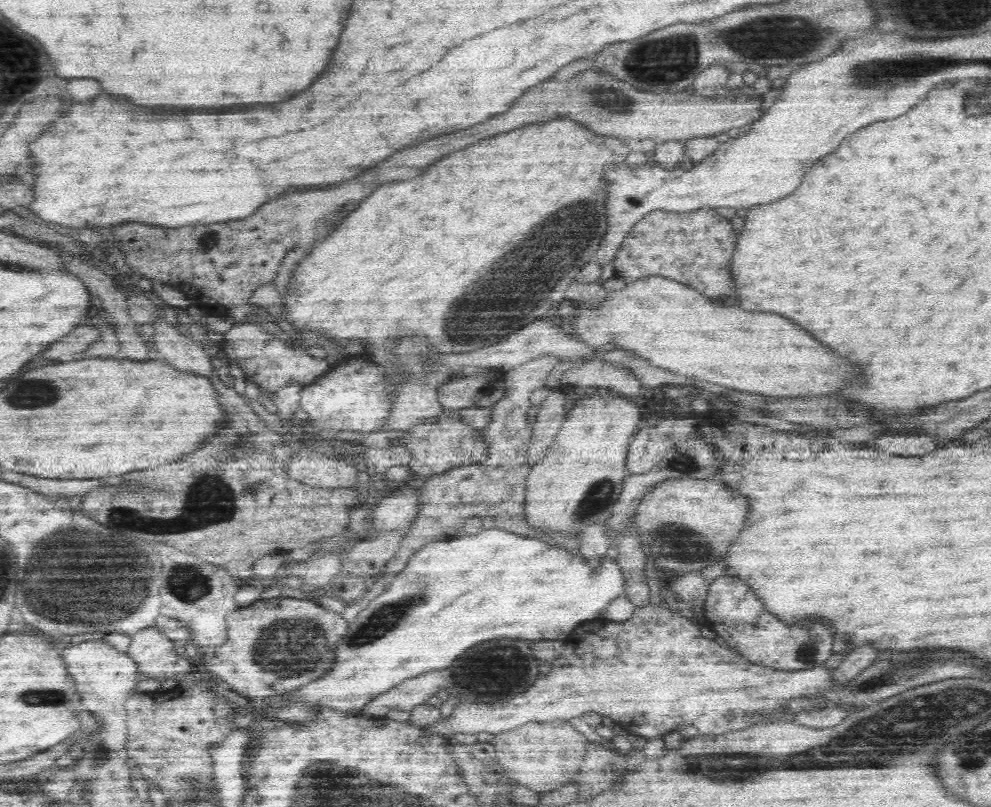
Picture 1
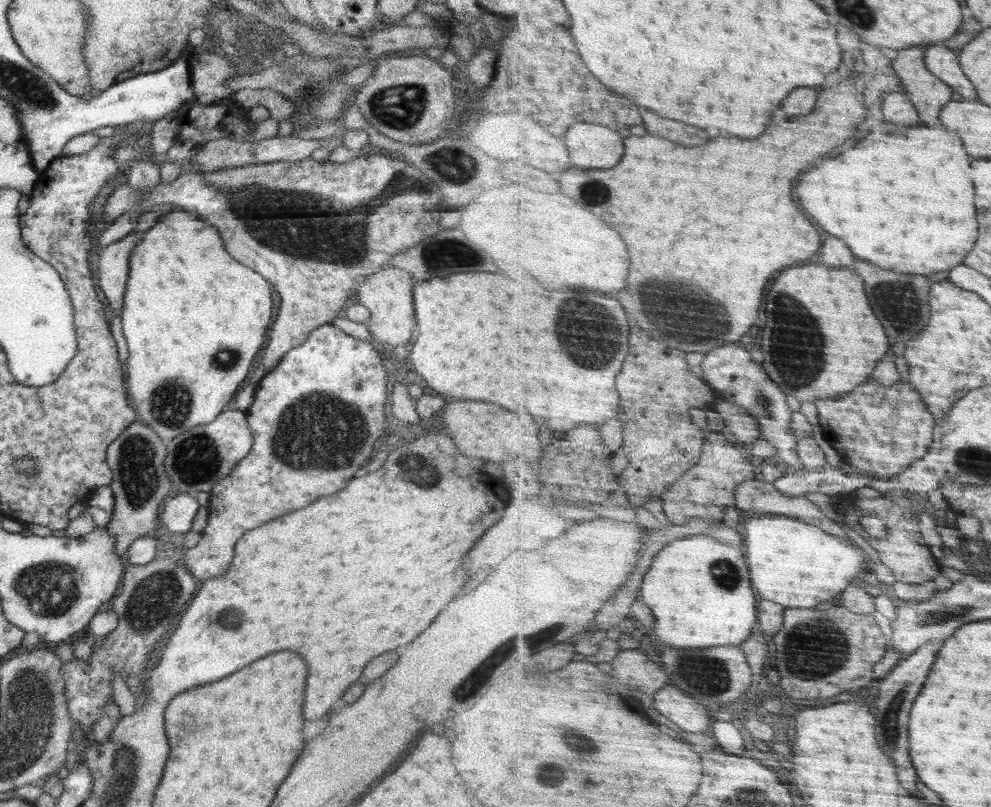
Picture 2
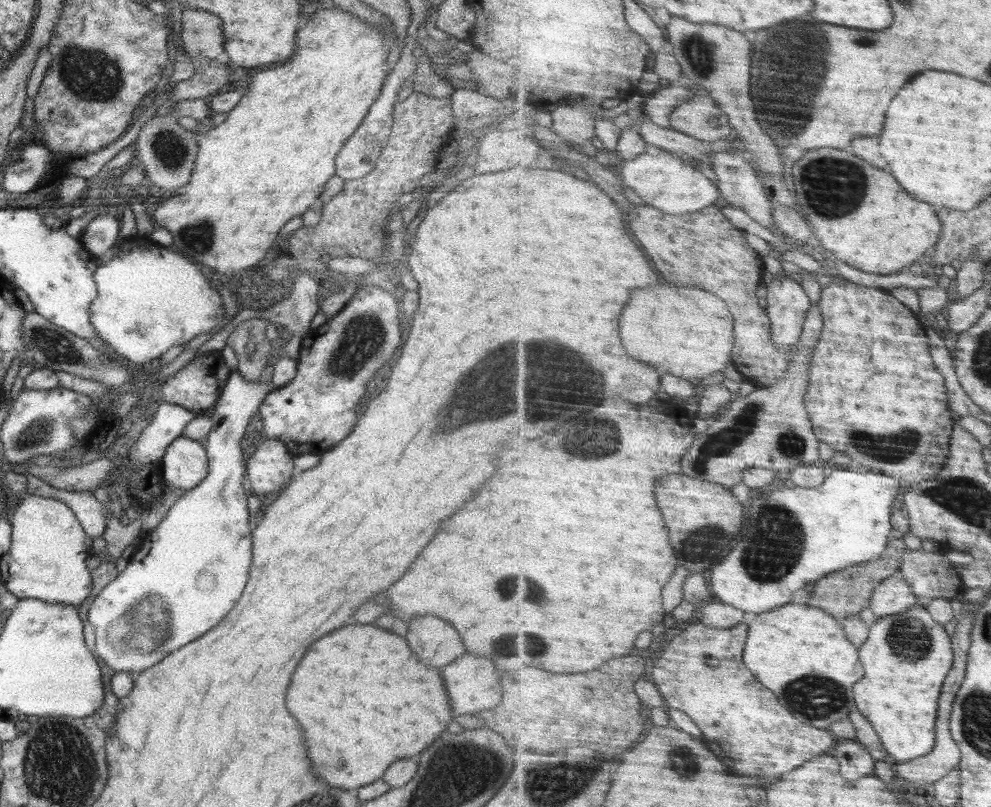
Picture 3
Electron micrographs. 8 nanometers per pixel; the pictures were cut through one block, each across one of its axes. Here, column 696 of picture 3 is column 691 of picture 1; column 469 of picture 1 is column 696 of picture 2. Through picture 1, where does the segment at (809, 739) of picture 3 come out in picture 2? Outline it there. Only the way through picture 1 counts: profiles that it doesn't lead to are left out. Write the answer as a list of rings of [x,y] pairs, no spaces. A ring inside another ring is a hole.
[[[674,684],[657,692],[654,707],[688,732],[711,733],[714,719],[707,706]]]

